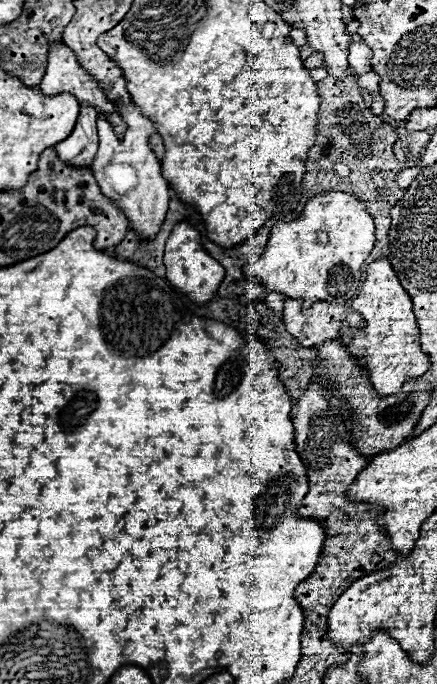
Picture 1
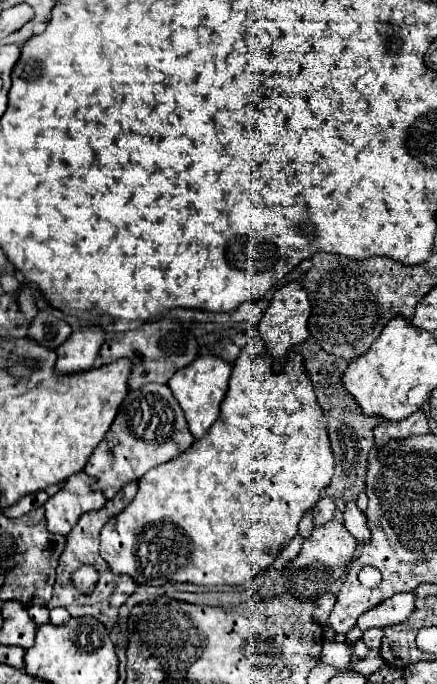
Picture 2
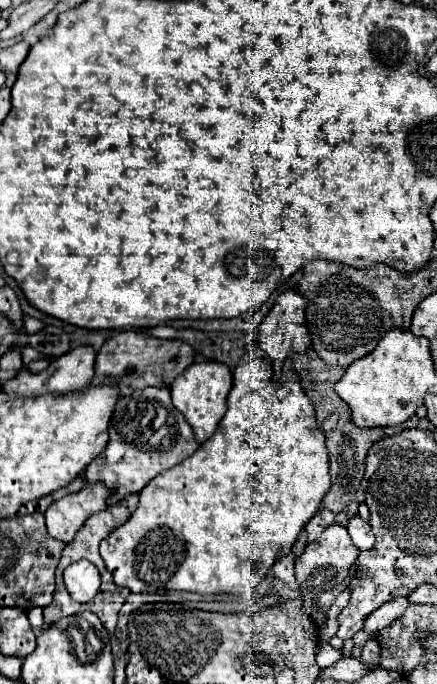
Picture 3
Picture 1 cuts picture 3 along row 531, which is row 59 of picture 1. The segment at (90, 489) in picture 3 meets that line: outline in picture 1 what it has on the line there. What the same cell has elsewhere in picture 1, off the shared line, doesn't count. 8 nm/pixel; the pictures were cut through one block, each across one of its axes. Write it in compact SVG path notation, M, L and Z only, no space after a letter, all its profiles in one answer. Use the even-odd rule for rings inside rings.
M56 42L56 44L50 44L50 54L48 54L48 66L46 66L46 74L40 82L40 90L46 94L46 96L54 96L54 94L60 94L60 92L70 92L74 94L80 102L88 102L96 108L96 112L104 112L109 122L114 124L116 133L123 135L126 124L119 112L116 112L116 106L106 98L104 90L98 86L98 82L80 66L80 62L76 60L76 54L62 42Z

